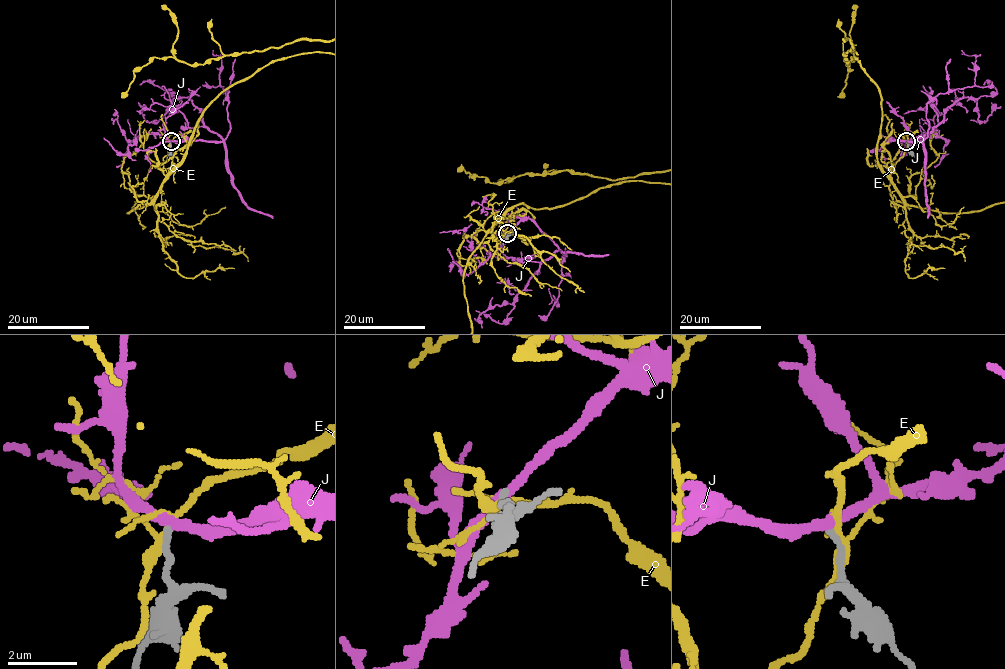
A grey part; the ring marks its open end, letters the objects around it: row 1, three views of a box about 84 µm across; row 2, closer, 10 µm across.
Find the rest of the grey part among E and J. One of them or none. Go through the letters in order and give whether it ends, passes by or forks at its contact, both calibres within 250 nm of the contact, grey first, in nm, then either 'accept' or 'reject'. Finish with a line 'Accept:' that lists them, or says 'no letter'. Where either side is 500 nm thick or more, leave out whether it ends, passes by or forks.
E: it forks; calibres 240 and 220 nm; reject
J: it passes by; calibres 200 and 300 nm; reject
Accept: no letter

